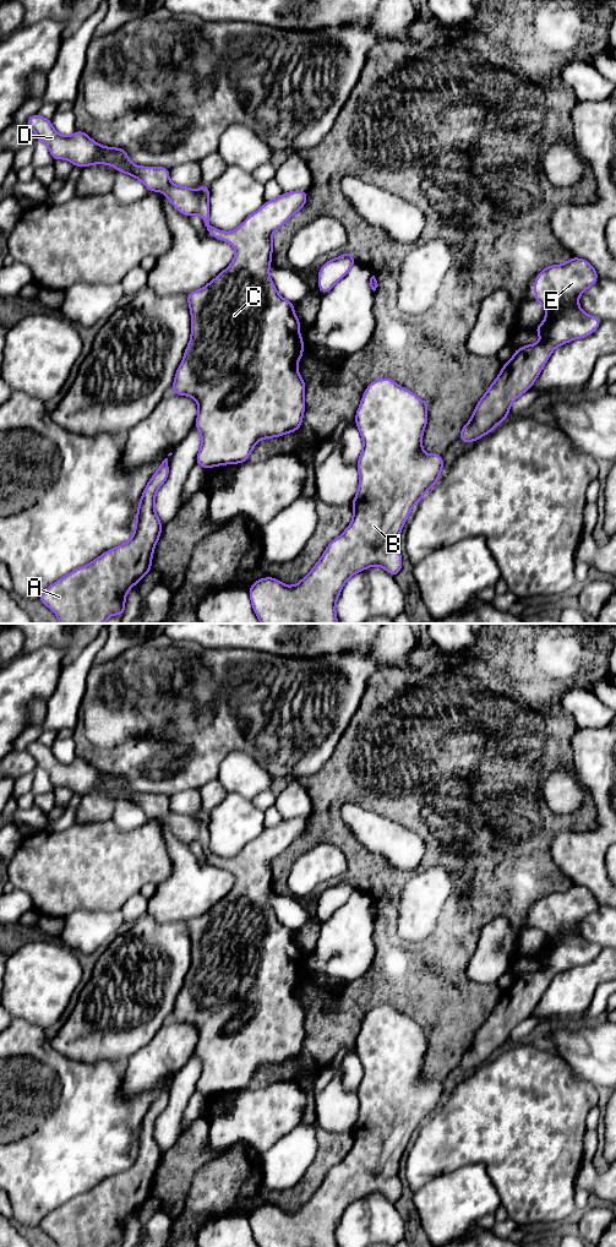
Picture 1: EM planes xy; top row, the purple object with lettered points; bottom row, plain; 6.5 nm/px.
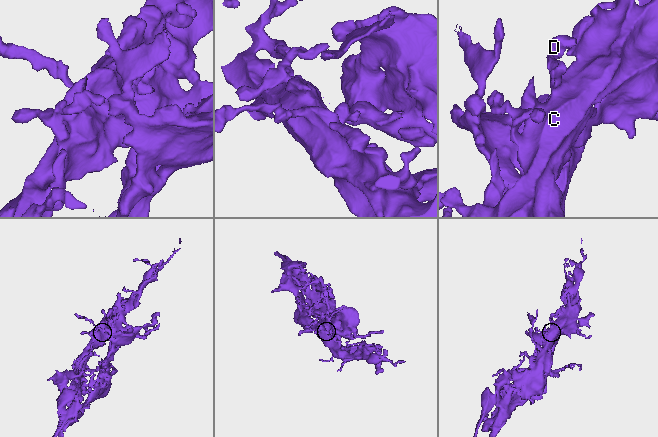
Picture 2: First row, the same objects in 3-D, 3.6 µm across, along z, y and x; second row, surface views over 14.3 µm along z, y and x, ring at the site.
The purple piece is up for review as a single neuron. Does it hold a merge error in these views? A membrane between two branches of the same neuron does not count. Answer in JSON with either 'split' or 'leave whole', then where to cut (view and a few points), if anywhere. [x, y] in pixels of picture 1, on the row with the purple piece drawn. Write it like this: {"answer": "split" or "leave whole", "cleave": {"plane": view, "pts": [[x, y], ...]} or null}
{"answer": "leave whole", "cleave": null}

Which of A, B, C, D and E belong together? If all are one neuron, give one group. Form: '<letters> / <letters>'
A B C D E

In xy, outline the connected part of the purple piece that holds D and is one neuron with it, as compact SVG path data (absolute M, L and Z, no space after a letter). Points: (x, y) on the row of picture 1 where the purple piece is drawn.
M38 113L29 116L26 122L34 131L37 140L47 145L54 160L67 159L72 165L81 168L92 164L111 165L120 173L138 179L148 191L163 192L173 207L184 216L200 214L209 236L228 241L235 249L234 260L223 272L203 288L186 295L191 312L191 338L185 349L184 359L176 370L171 392L189 396L198 404L198 414L193 428L201 432L201 448L196 463L205 469L244 463L260 440L298 431L305 412L306 388L298 371L298 363L304 353L302 336L299 334L301 322L296 318L294 304L277 292L269 276L269 265L272 262L273 233L305 206L307 191L283 192L276 200L266 201L258 211L249 216L235 230L222 232L209 224L208 184L203 183L198 192L187 186L174 185L169 179L169 168L136 165L130 162L125 149L104 147L81 130L71 136L62 136L55 131L51 120Z

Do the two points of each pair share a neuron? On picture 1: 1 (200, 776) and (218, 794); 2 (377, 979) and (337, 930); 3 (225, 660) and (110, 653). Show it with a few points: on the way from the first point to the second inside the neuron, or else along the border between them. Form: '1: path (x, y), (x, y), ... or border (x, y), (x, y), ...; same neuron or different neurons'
1: border (217, 776), (199, 789); different neurons
2: border (374, 938), (371, 965), (347, 983); different neurons
3: border (147, 642), (132, 646), (109, 660), (93, 664); different neurons

